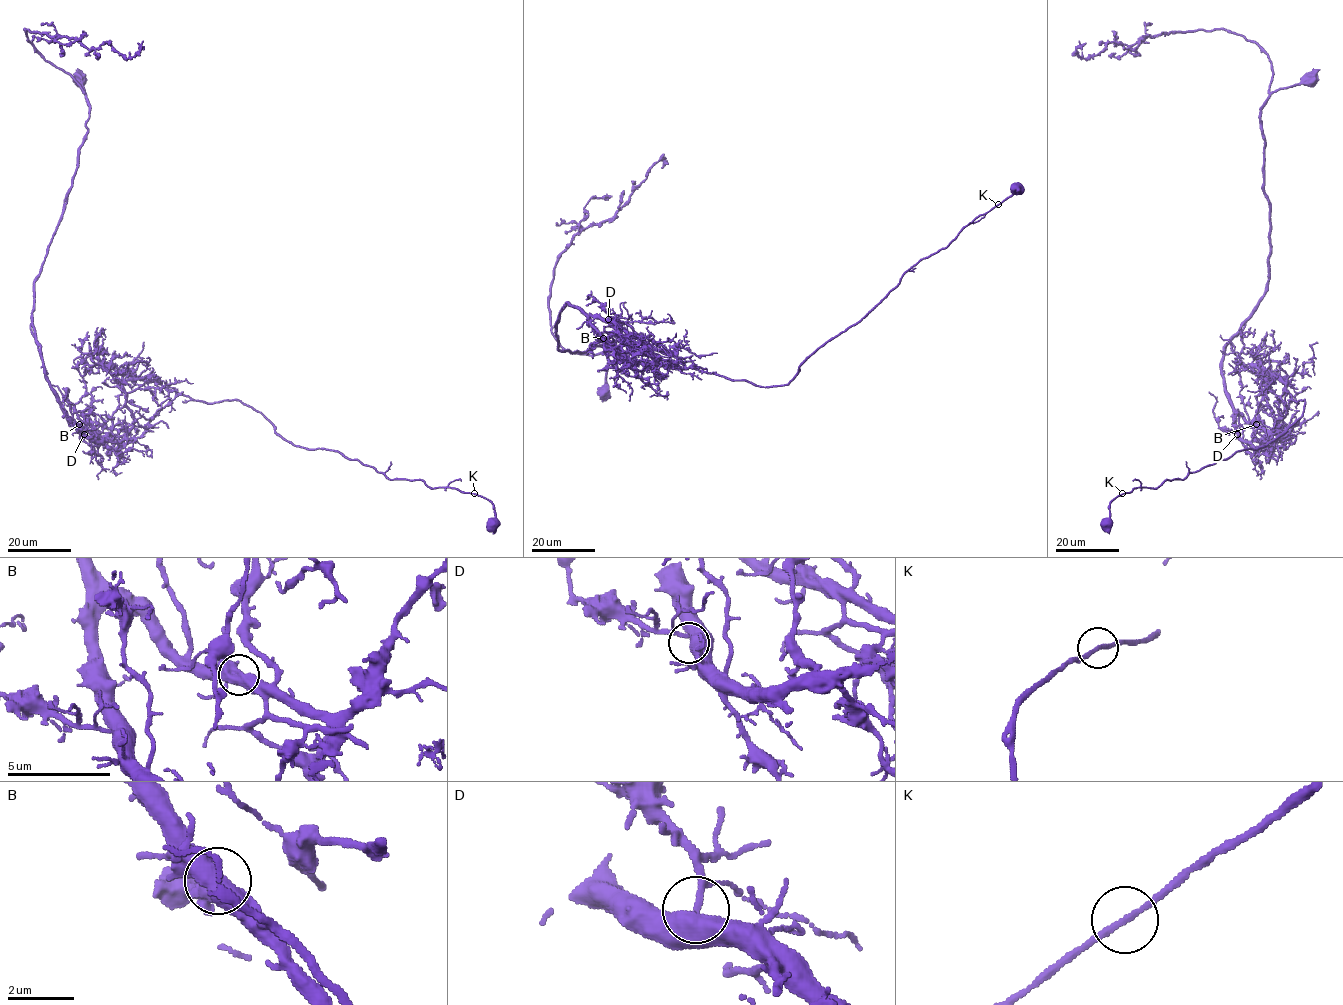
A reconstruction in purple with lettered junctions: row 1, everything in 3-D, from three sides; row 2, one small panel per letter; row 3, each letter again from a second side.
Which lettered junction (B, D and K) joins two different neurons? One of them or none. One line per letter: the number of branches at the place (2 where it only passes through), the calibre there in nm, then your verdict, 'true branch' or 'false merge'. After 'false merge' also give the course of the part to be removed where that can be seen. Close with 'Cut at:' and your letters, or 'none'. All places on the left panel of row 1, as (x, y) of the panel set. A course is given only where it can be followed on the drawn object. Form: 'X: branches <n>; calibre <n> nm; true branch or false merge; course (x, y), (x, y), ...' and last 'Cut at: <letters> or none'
B: branches 2; calibre 600 nm; false merge; course (79, 425), (128, 430), (123, 383), (153, 375), (195, 400), (238, 400), (295, 445), (485, 498), (490, 532)
D: branches 3; calibre 460 nm; true branch
K: branches 2; calibre 190 nm; true branch
Cut at: B

